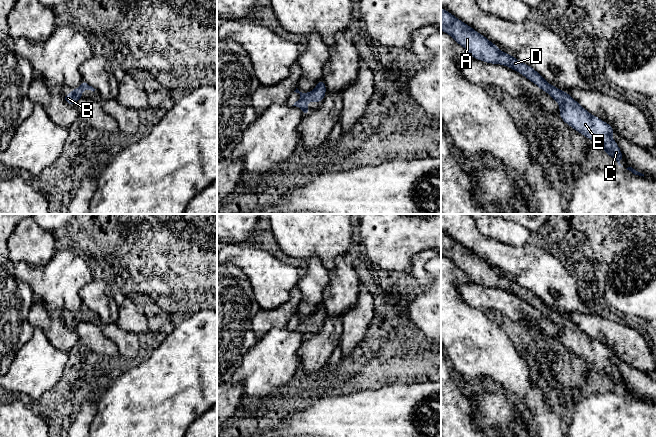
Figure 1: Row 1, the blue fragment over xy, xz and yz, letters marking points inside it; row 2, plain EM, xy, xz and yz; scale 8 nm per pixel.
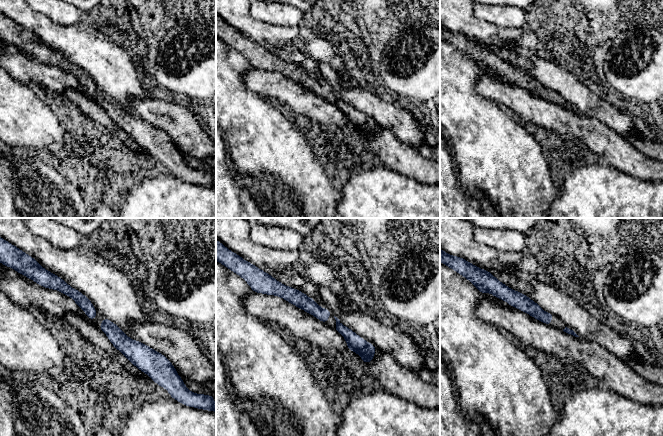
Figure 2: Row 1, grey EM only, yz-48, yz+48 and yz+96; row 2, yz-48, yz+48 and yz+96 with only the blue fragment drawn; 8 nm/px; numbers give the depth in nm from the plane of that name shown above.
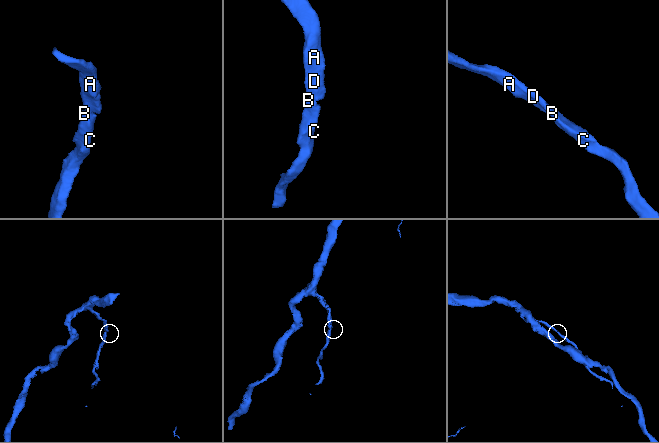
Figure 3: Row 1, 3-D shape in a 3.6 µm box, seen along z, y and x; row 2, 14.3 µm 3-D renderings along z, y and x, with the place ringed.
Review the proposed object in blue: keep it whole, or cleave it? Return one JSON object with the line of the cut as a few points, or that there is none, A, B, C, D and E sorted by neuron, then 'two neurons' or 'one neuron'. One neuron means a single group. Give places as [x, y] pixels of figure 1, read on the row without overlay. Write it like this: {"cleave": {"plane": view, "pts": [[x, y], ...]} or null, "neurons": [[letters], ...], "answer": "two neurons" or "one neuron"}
{"cleave": null, "neurons": [["A", "B", "C", "D", "E"]], "answer": "one neuron"}

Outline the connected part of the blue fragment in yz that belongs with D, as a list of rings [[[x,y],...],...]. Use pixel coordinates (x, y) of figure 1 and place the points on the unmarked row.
[[[441,231],[441,254],[450,259],[459,269],[464,271],[475,283],[508,290],[519,296],[542,315],[548,317],[560,332],[559,340],[570,351],[596,366],[619,390],[624,382],[618,368],[612,362],[615,354],[611,349],[602,345],[584,333],[568,316],[564,316],[546,304],[531,290],[522,287],[508,277],[502,276],[485,260],[465,248]]]

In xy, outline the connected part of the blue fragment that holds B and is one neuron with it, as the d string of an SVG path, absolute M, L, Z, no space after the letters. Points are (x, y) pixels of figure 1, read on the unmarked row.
M82 305L80 310L77 313L72 313L69 319L63 319L64 324L70 329L76 329L78 324L83 321L82 315L91 314L95 315L92 310L90 310L86 305Z

